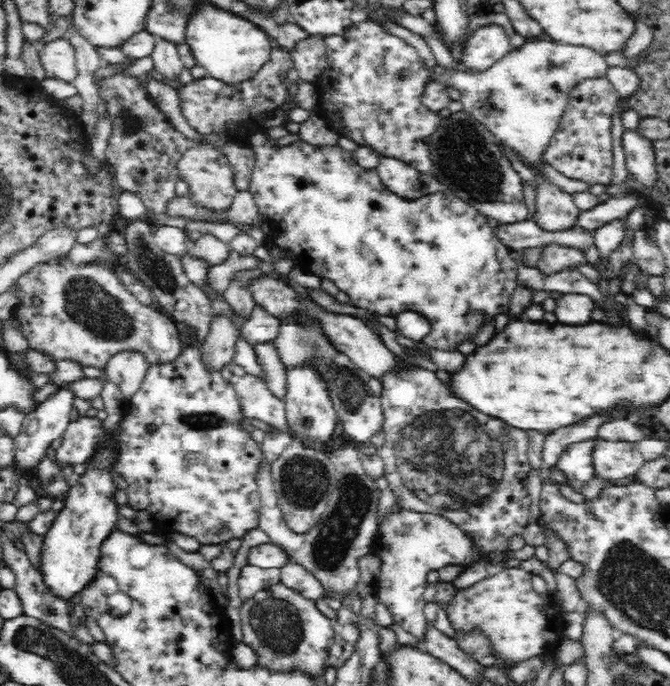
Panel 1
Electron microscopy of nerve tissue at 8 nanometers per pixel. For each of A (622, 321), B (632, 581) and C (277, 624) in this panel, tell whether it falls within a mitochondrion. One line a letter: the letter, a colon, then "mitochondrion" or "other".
A: other
B: mitochondrion
C: mitochondrion

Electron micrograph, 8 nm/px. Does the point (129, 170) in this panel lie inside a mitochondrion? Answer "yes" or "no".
no

